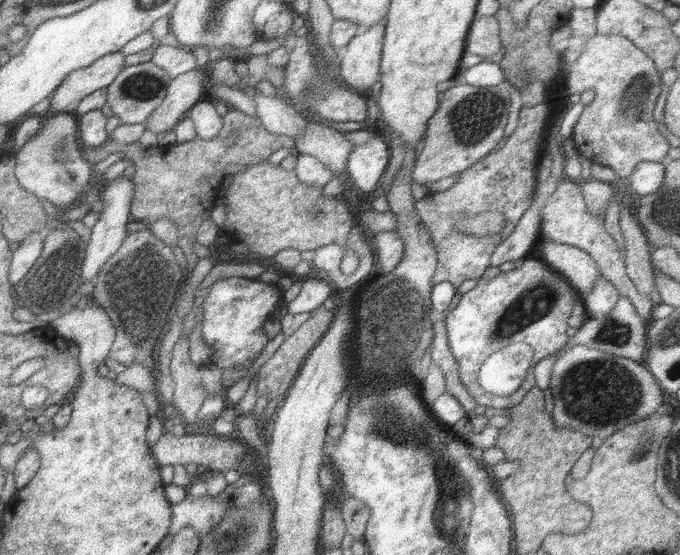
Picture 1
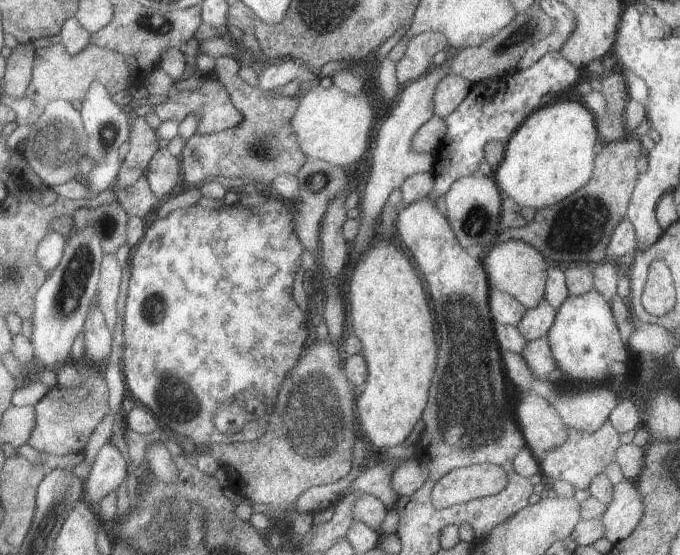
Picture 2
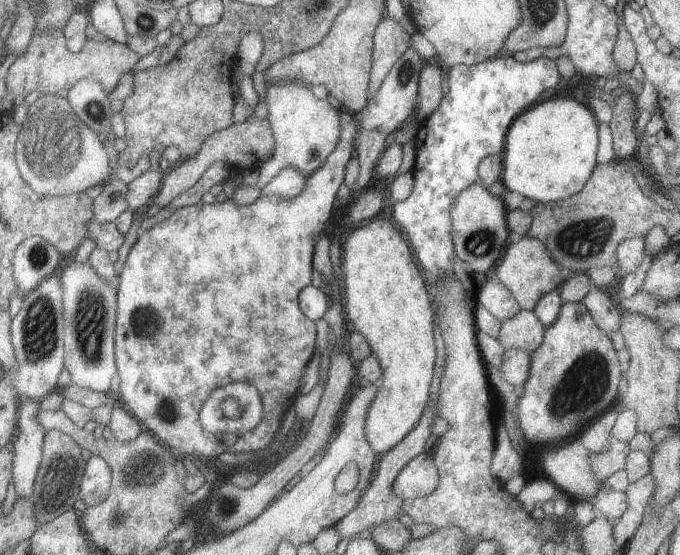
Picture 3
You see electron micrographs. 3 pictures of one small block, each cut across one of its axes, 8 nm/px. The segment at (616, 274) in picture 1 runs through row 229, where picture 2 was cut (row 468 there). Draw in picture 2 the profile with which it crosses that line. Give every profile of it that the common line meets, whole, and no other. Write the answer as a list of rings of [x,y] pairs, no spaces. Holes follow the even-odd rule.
[[[609,420],[591,434],[581,432],[577,428],[567,428],[565,432],[567,432],[567,440],[561,446],[543,452],[543,458],[539,460],[541,474],[553,480],[567,480],[569,484],[575,486],[575,490],[587,490],[591,480],[599,474],[605,474],[605,466],[615,460],[615,452],[621,446],[619,432],[613,428]]]

